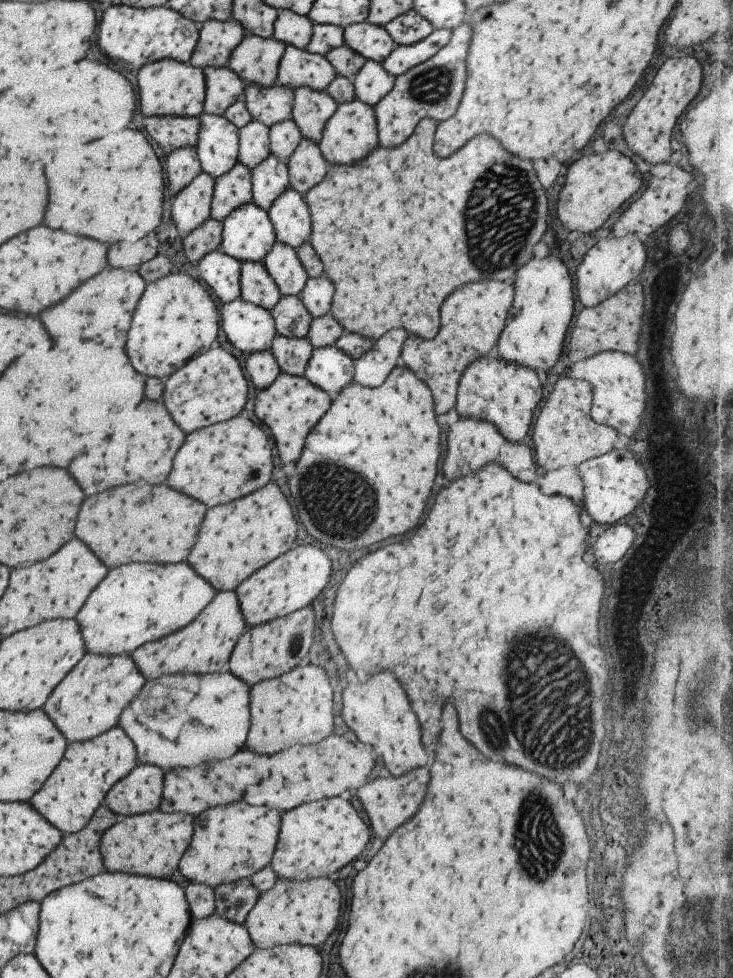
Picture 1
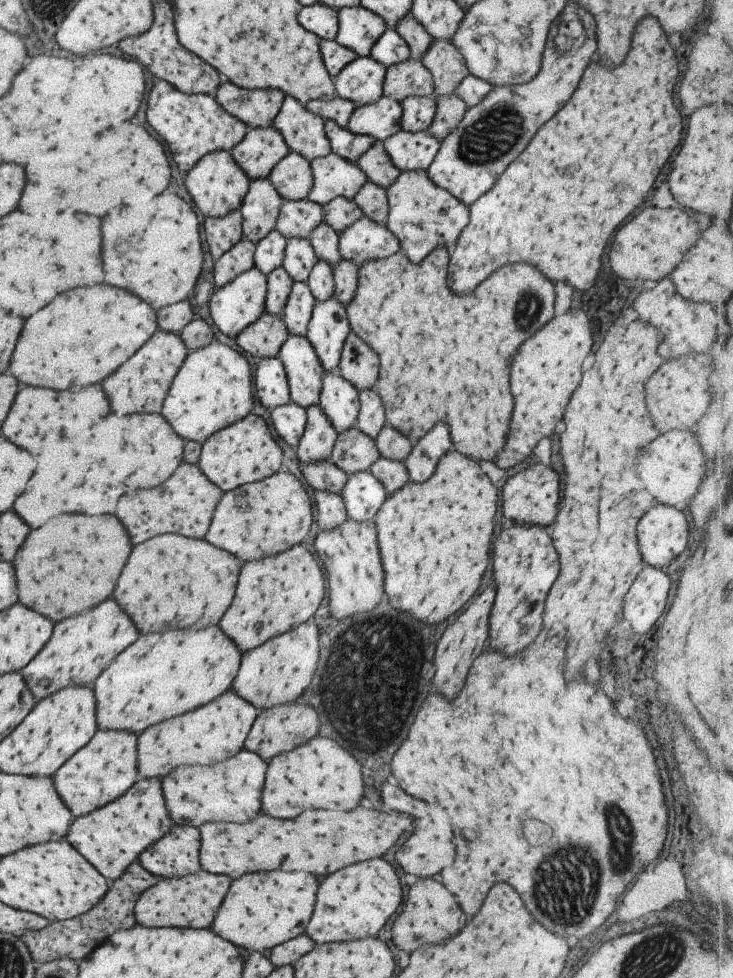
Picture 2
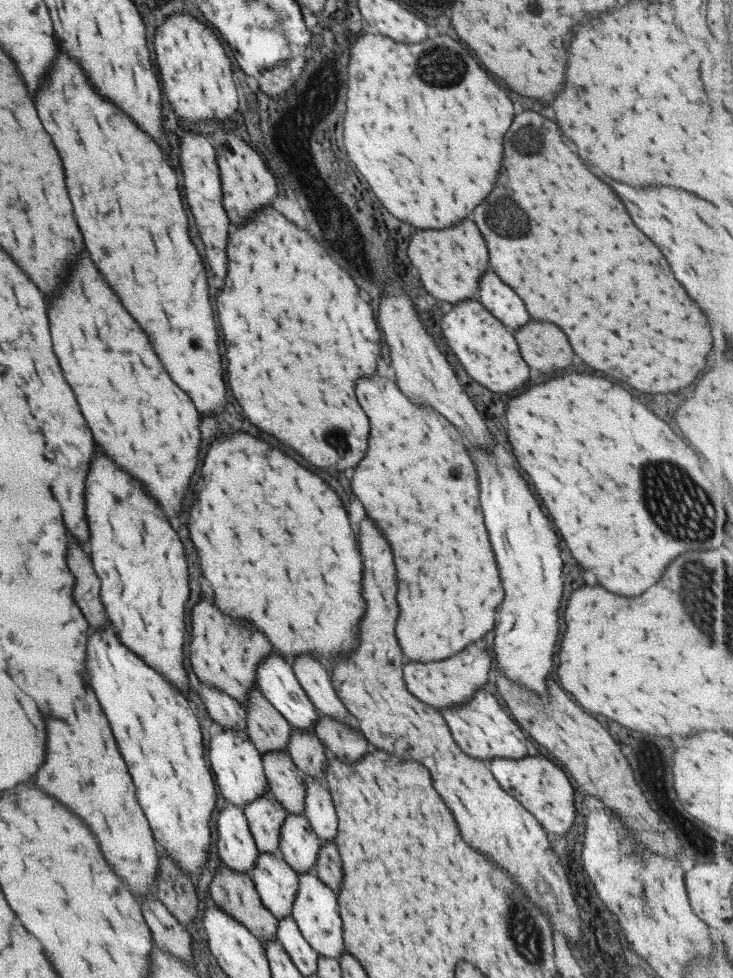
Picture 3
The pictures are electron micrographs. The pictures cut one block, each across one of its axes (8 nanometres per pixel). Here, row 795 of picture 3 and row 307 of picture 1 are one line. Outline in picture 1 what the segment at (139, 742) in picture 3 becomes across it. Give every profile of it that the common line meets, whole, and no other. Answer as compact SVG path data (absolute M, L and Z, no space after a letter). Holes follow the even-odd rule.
M174 270L146 284L126 332L125 354L129 356L129 364L139 374L166 379L185 366L191 357L203 354L215 345L217 320L220 318L217 318L211 296L188 274Z

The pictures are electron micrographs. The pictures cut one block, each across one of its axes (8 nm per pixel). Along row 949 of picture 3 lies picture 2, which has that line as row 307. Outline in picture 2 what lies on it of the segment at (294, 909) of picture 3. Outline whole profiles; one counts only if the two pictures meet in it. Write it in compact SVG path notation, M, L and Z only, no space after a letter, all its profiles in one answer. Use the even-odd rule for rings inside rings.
M333 296L325 302L314 302L305 337L324 372L336 372L341 347L350 332L345 308Z

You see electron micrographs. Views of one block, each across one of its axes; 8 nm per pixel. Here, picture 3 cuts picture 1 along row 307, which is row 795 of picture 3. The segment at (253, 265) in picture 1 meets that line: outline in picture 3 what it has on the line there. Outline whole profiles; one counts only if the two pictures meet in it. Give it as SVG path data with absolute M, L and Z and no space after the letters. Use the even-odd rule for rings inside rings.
M263 791L243 808L246 823L259 853L273 853L279 846L279 825L286 812L271 791Z

